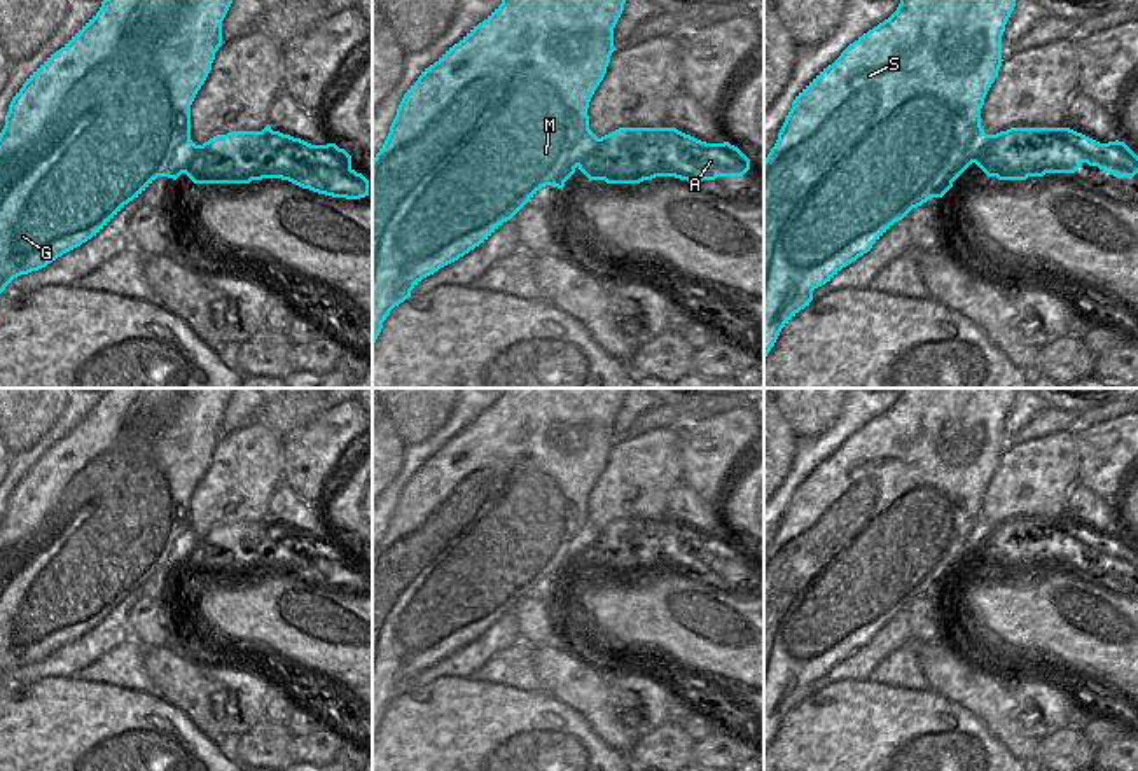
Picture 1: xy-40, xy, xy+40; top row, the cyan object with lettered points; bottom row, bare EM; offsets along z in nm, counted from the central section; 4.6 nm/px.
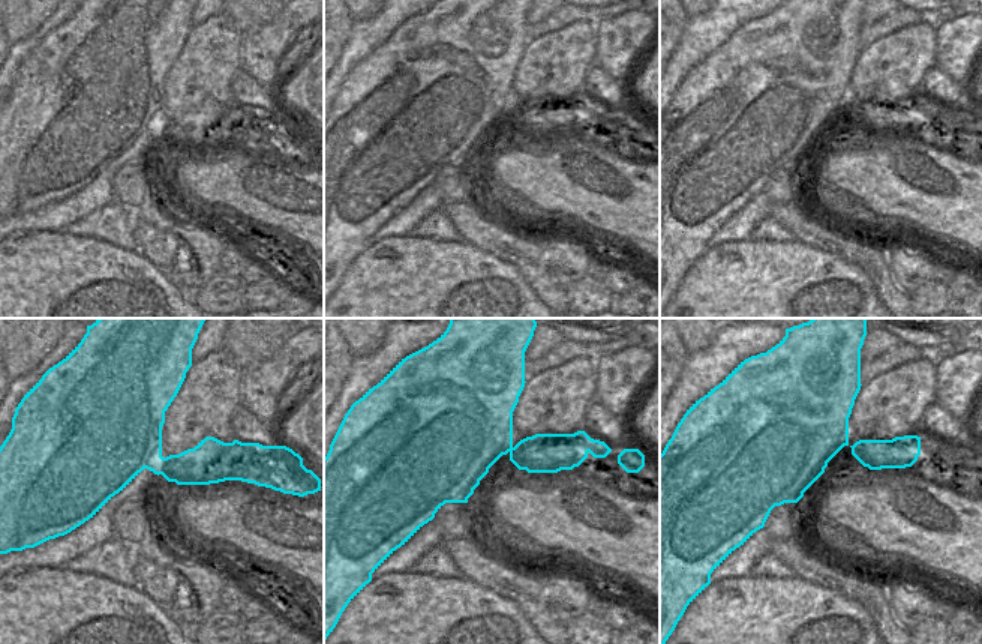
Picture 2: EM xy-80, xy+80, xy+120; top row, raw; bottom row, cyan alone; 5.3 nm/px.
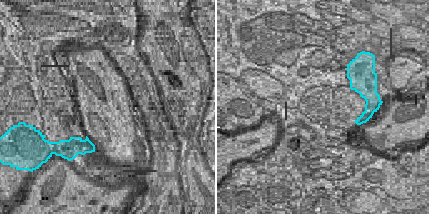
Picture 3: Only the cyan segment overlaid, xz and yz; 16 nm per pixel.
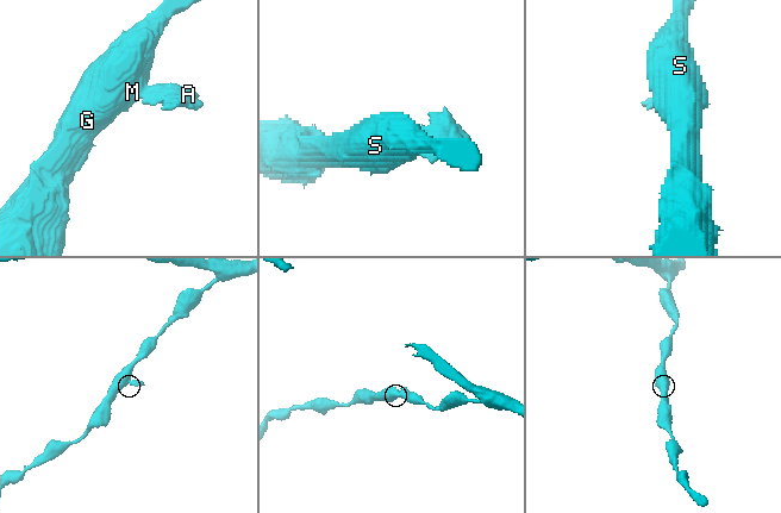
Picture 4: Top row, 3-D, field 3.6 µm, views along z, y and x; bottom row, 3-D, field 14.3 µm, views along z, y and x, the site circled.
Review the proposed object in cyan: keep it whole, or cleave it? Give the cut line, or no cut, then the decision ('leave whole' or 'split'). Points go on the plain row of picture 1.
cut none; leave whole

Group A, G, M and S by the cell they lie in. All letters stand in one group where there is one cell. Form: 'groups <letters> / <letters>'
groups A G M S

